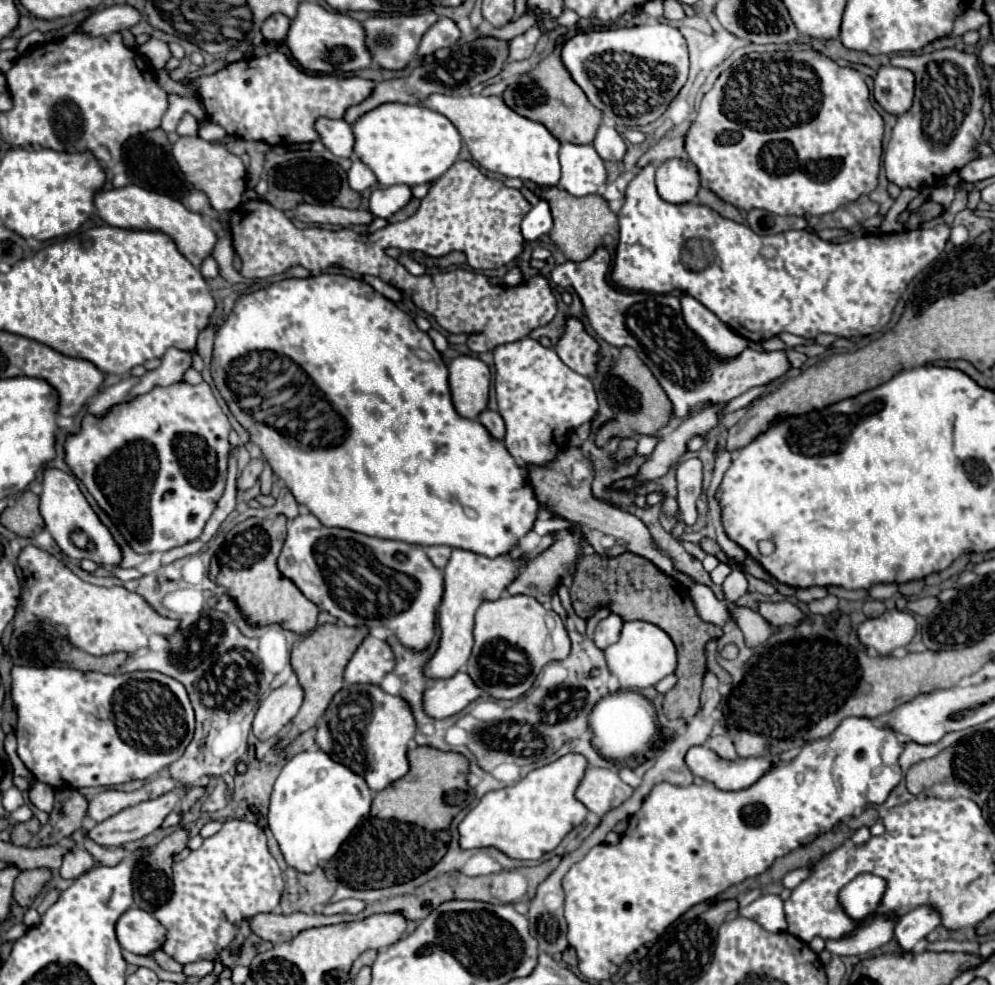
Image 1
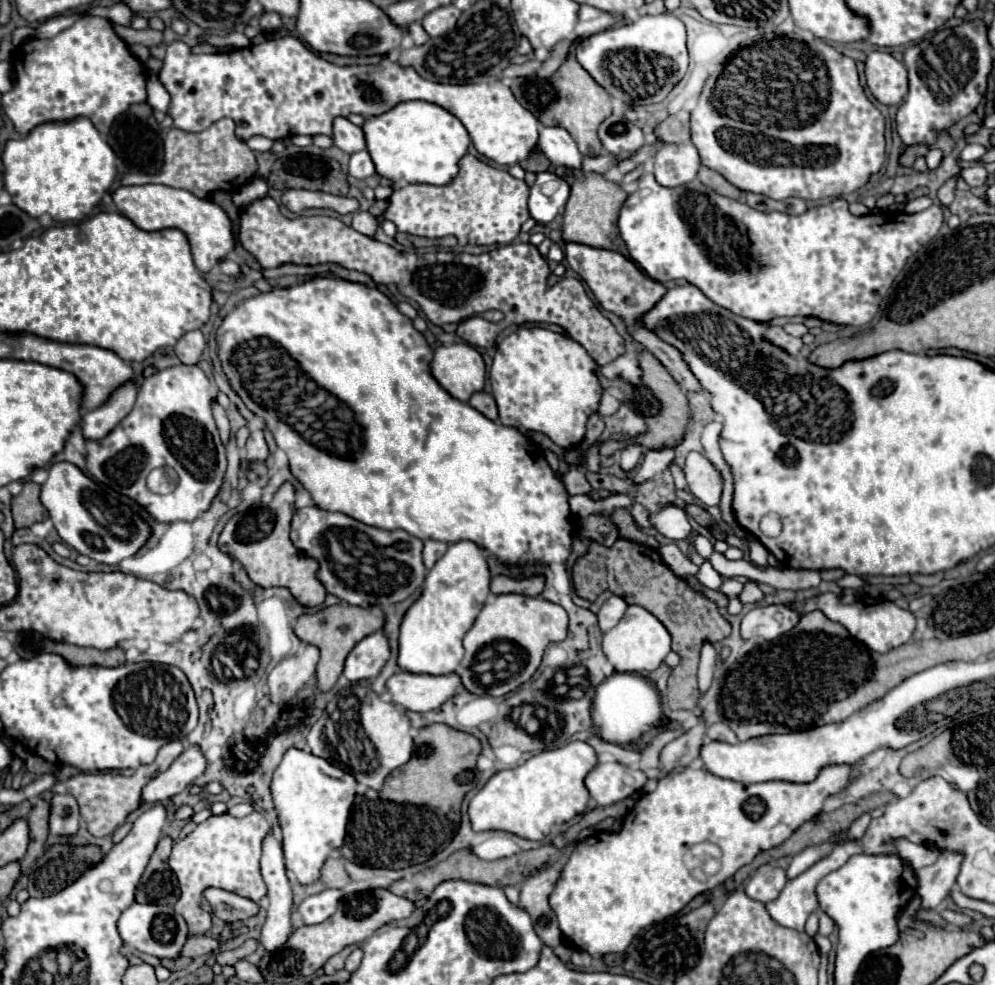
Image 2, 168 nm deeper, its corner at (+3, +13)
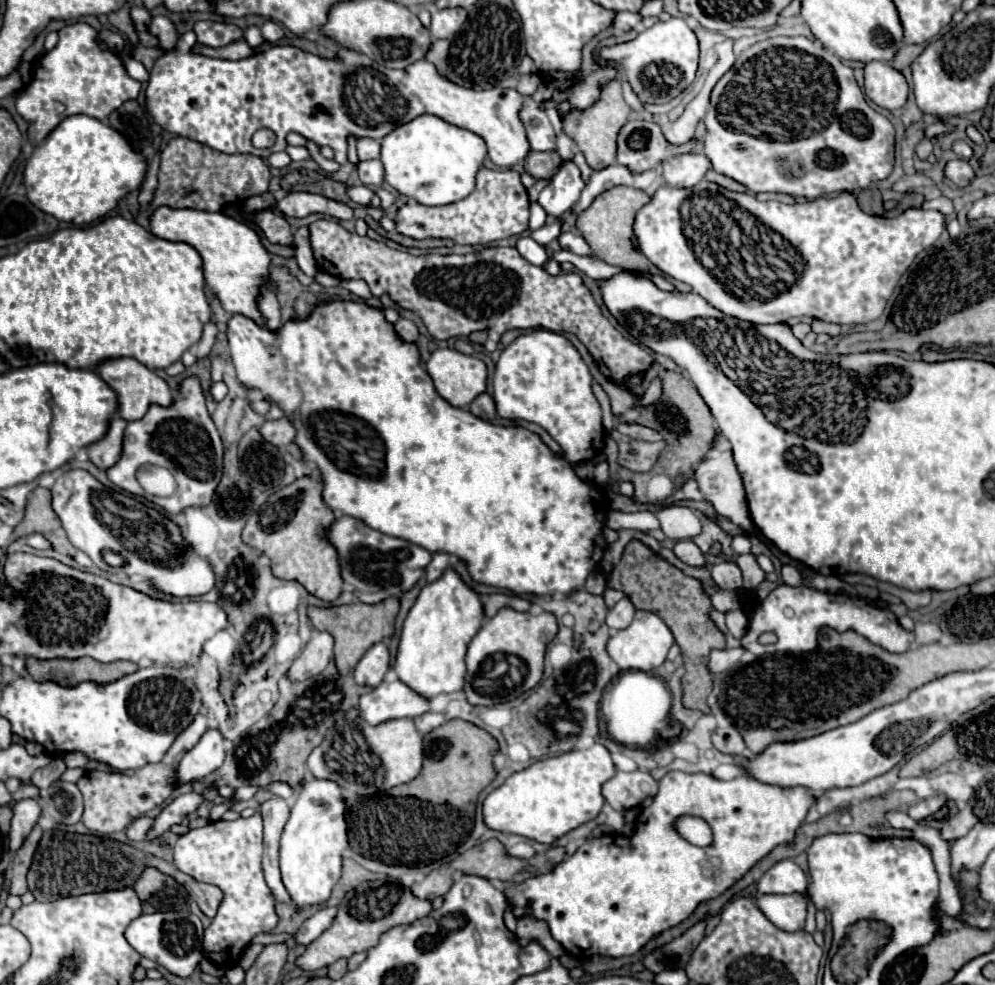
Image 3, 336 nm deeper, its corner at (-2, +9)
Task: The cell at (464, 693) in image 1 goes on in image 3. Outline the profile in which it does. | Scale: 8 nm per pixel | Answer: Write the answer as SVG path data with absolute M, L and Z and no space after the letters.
M394 679L382 681L372 693L362 695L358 709L370 725L378 725L388 719L424 715L430 709L430 701L400 679Z

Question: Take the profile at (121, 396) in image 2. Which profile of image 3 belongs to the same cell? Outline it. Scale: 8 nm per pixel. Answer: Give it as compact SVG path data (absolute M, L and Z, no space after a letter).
M122 417L110 419L108 433L100 441L96 441L96 443L92 443L92 445L86 447L90 461L98 469L108 469L110 465L114 465L114 461L118 461L118 457L122 453L124 427L126 427L126 421Z

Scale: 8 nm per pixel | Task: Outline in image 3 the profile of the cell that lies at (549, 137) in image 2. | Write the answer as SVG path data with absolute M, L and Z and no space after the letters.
M528 97L522 109L522 121L534 151L556 151L556 136L561 131L561 121L555 109L544 108Z

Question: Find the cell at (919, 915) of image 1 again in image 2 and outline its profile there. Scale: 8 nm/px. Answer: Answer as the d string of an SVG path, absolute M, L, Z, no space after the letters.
M939 851L939 859L931 867L923 867L917 871L917 893L921 895L925 909L937 907L945 897L949 897L961 869L961 861L961 853Z

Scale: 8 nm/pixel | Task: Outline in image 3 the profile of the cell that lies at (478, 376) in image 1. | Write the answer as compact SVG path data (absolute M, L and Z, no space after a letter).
M436 349L426 363L440 397L454 407L468 407L474 397L486 391L486 365L482 359L456 349Z

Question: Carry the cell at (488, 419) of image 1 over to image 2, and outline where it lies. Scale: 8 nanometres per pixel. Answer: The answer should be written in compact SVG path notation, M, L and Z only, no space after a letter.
M485 391L475 393L475 395L469 399L469 405L471 405L473 409L477 409L479 413L483 413L487 419L497 421L497 405L495 405L495 399L493 399L489 393L485 393Z

